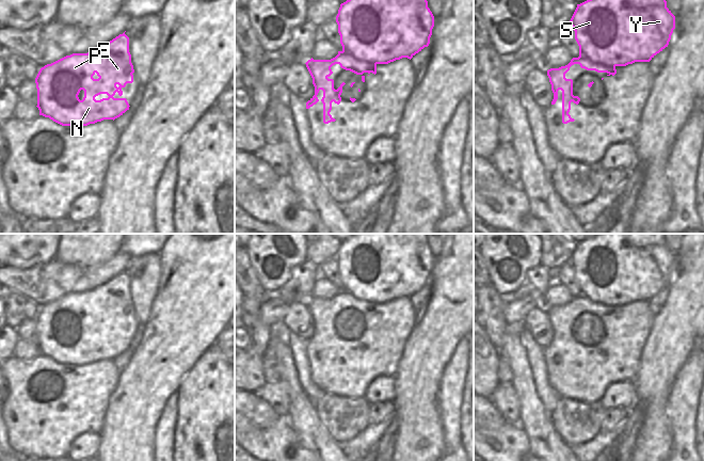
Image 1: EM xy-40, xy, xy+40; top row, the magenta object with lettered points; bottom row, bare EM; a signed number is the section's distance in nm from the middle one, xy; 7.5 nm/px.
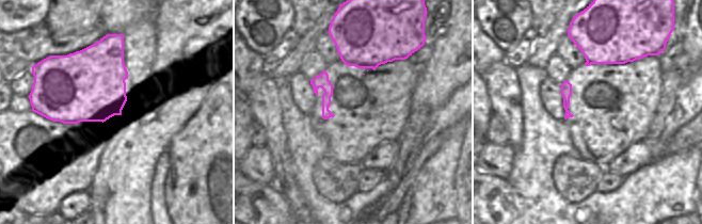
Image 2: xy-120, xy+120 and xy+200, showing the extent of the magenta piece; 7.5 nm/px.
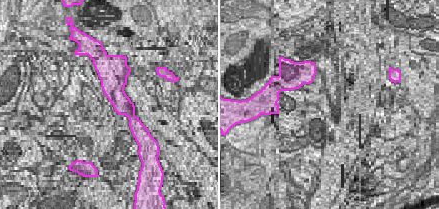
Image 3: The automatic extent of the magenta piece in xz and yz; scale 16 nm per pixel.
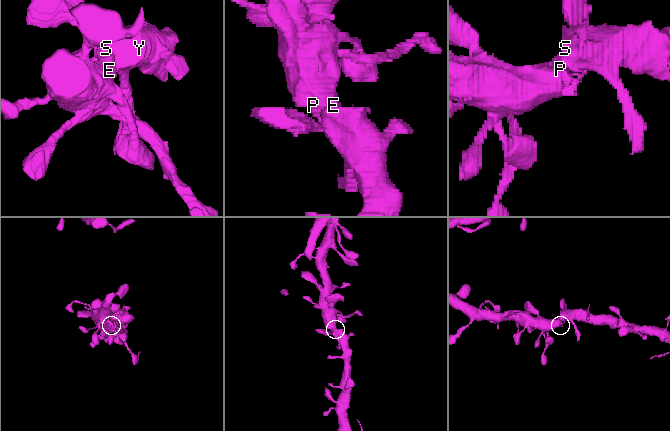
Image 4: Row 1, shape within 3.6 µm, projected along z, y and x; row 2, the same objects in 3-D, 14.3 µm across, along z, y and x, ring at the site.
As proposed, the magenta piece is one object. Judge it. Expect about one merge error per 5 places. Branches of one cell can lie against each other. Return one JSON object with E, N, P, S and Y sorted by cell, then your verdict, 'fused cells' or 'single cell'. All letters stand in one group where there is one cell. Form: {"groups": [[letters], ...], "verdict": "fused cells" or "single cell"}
{"groups": [["E", "N", "P", "S", "Y"]], "verdict": "single cell"}

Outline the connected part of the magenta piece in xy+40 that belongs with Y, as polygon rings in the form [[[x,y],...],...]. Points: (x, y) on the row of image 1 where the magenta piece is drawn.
[[[587,0],[577,7],[569,22],[575,31],[575,39],[579,46],[579,57],[573,58],[571,62],[559,68],[550,68],[547,76],[551,84],[555,105],[558,99],[558,91],[562,91],[562,123],[567,124],[575,120],[569,114],[571,102],[578,105],[580,98],[573,95],[573,80],[566,79],[565,74],[574,64],[579,64],[587,70],[607,73],[607,76],[617,74],[617,66],[626,66],[635,62],[650,62],[657,53],[668,47],[673,30],[675,29],[675,16],[667,7],[666,0]]]

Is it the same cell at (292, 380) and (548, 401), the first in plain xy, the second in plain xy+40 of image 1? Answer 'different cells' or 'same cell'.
different cells

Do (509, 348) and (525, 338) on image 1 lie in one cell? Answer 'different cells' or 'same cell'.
different cells

